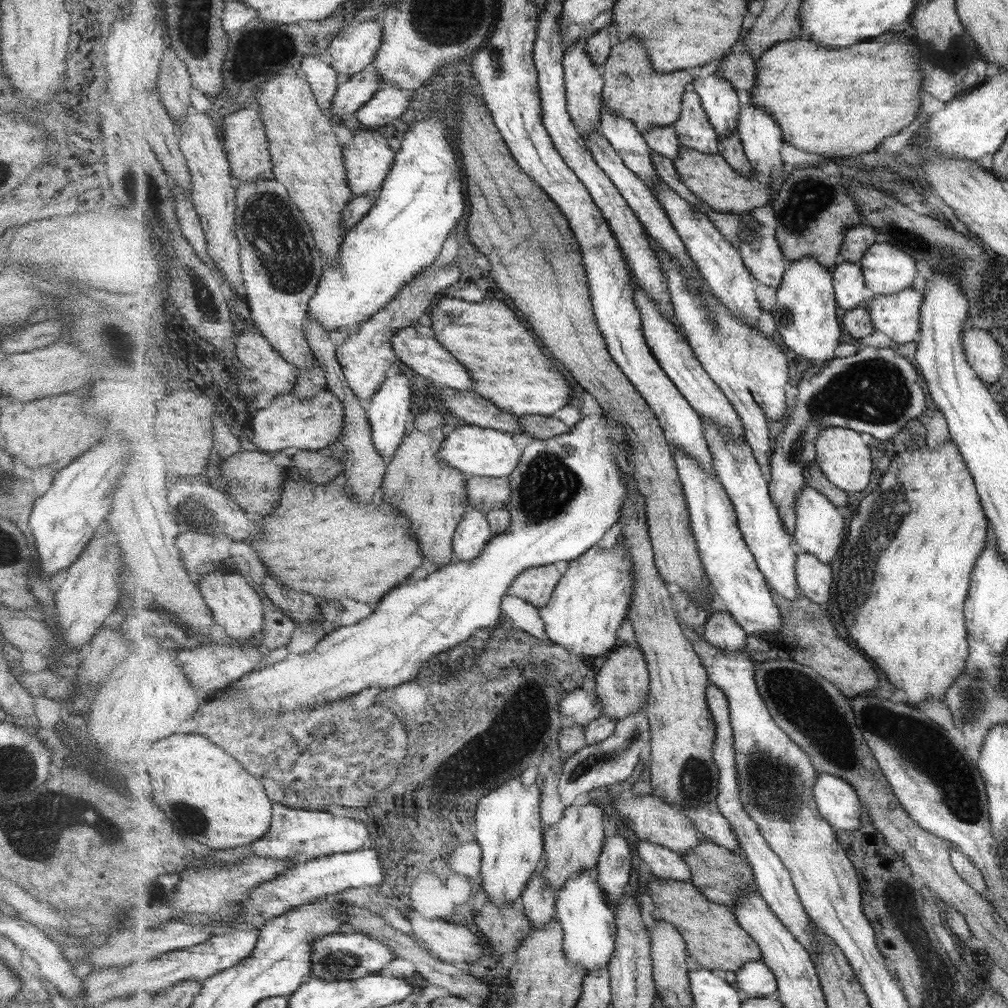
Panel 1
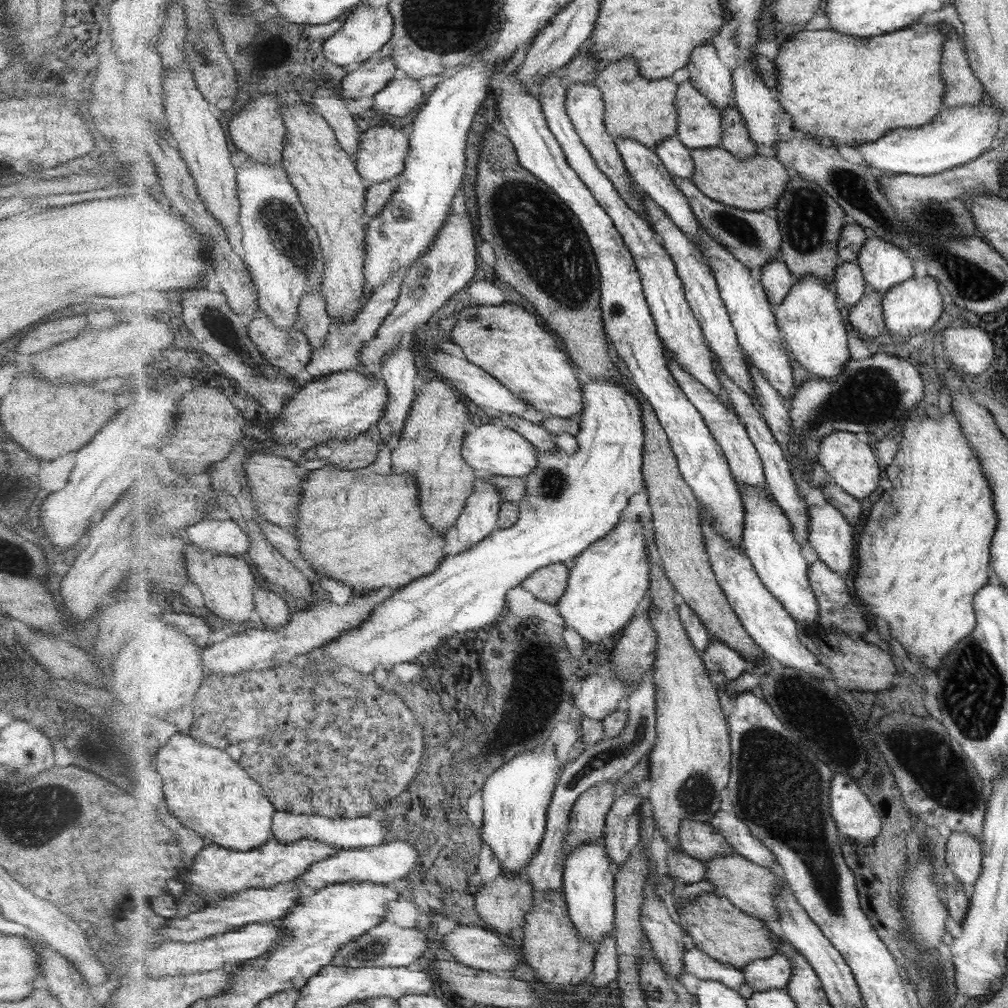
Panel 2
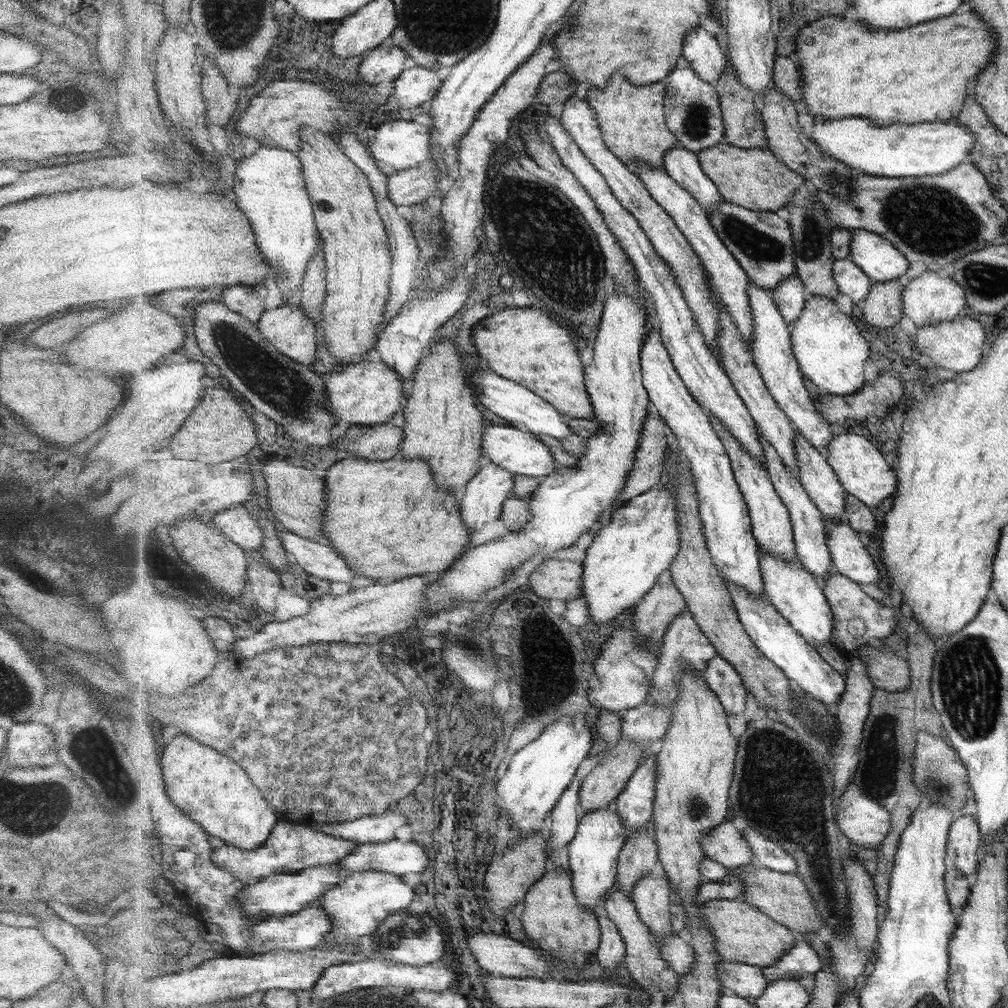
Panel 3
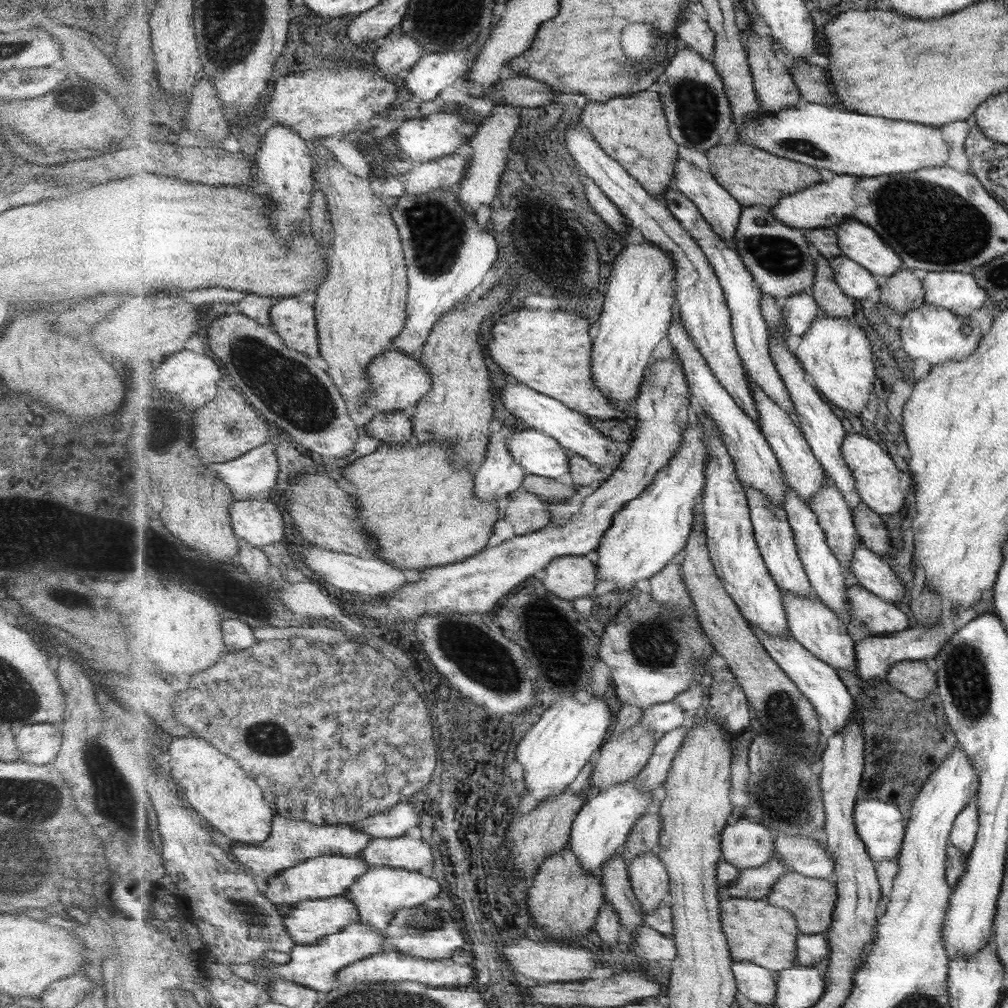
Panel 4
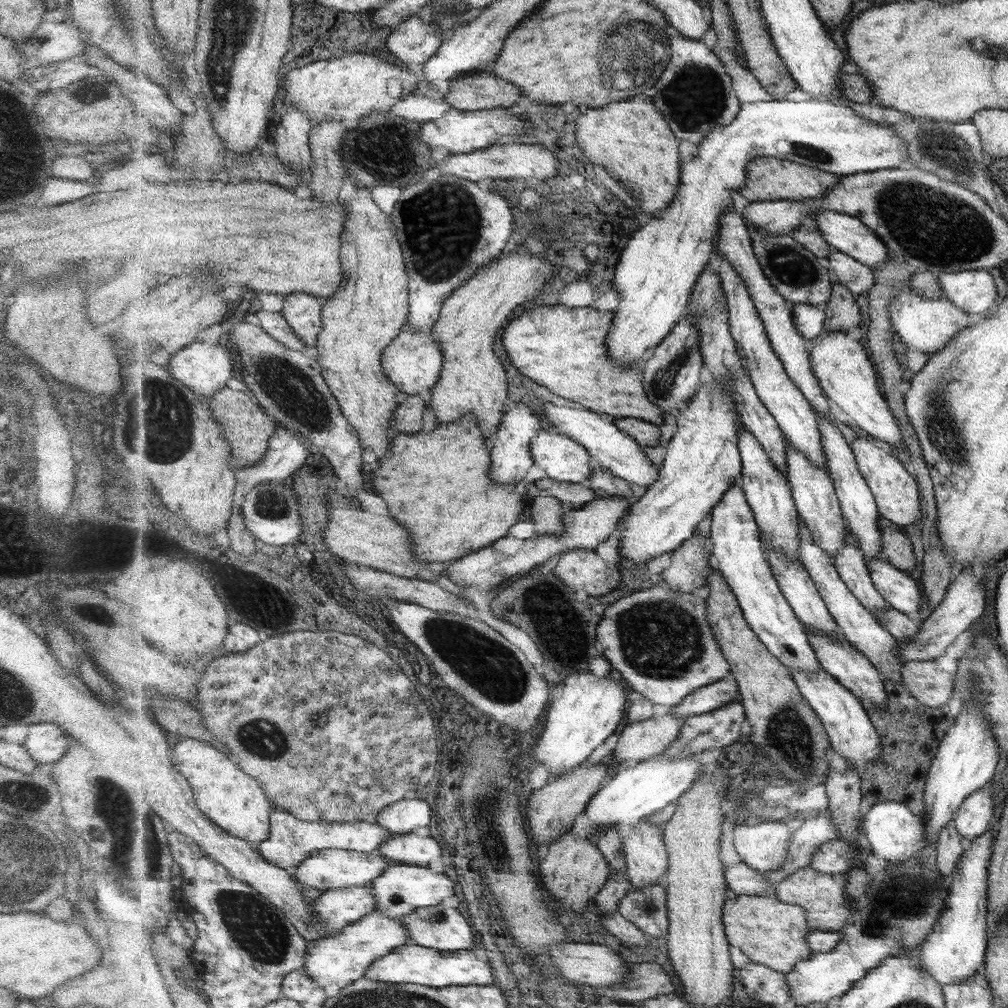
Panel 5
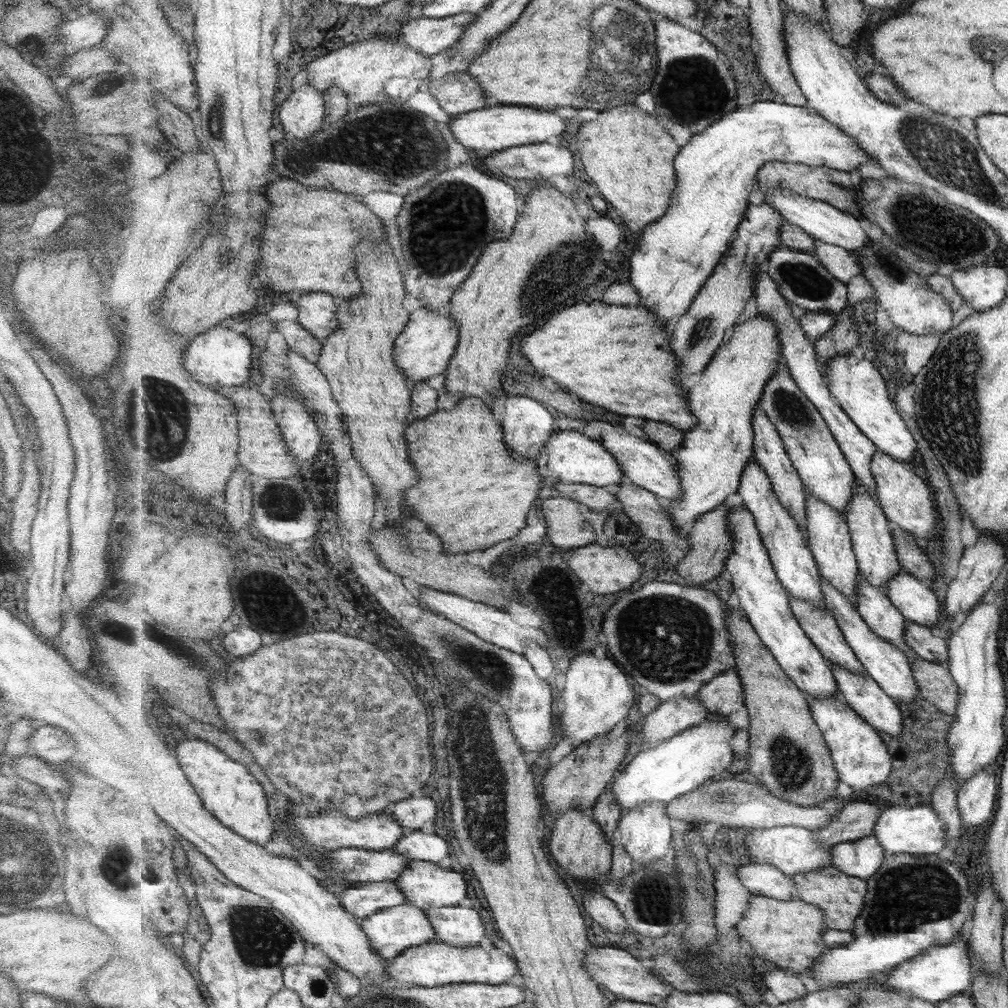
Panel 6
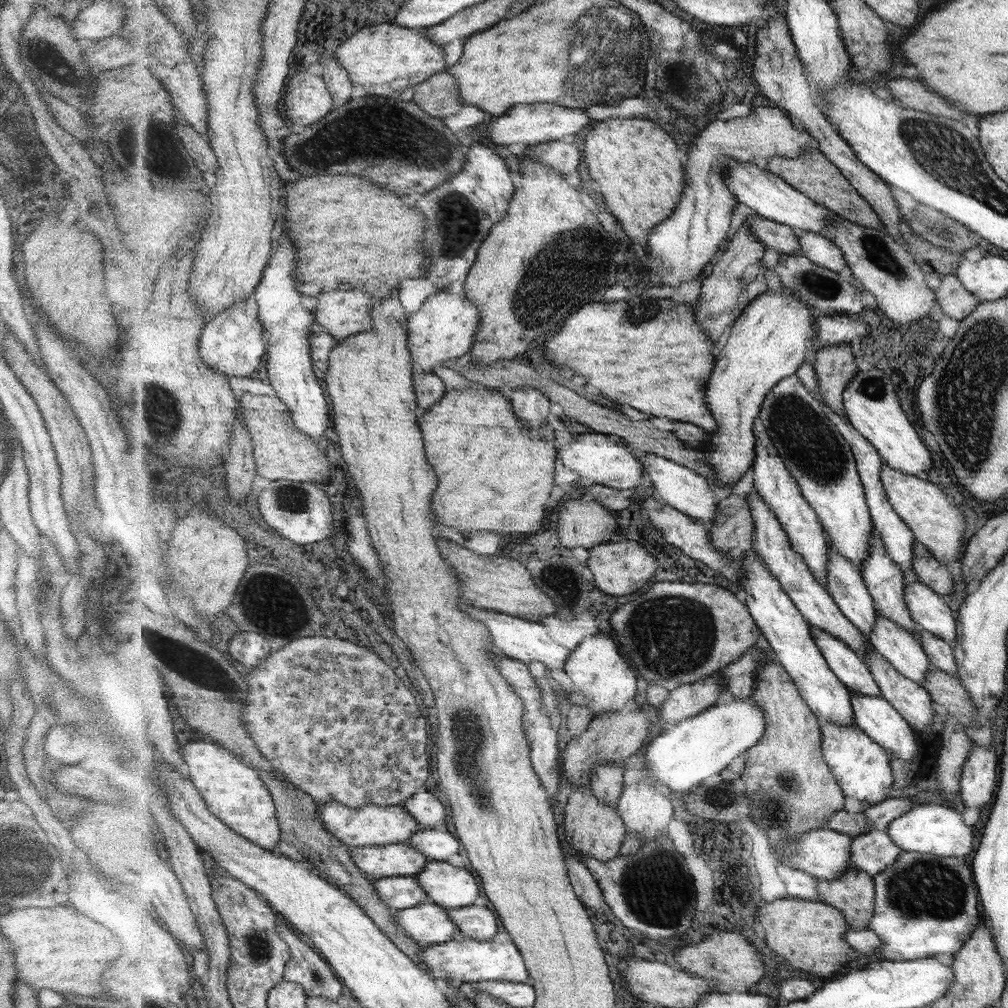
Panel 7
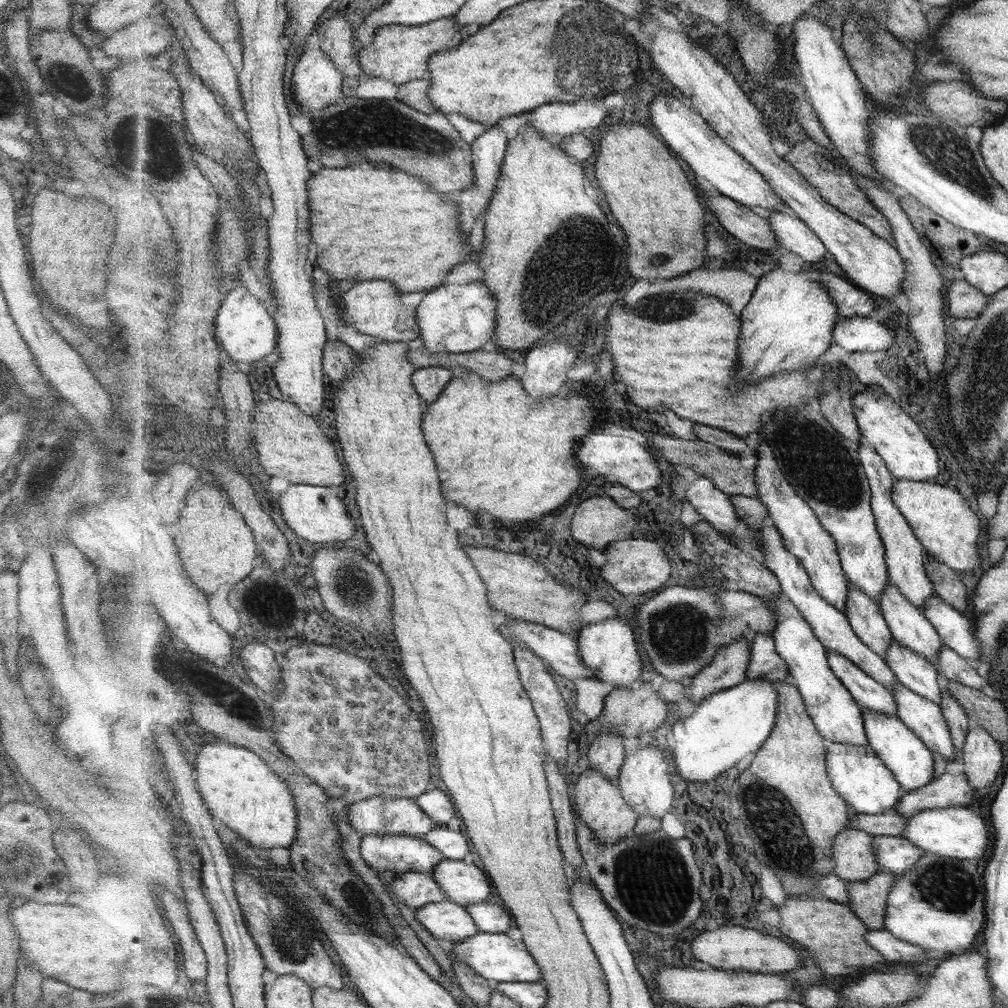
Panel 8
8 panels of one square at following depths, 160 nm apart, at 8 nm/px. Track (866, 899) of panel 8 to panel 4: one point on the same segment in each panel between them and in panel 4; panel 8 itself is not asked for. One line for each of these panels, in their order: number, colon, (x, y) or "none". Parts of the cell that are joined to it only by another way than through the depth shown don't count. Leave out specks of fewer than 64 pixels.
4: (812, 901)
5: (824, 895)
6: (841, 896)
7: (854, 893)

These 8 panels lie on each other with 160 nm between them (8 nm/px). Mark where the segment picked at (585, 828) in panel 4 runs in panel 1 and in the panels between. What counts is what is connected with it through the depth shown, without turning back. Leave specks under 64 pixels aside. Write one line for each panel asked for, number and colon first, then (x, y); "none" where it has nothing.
1: (588, 919)
2: (589, 883)
3: (593, 854)

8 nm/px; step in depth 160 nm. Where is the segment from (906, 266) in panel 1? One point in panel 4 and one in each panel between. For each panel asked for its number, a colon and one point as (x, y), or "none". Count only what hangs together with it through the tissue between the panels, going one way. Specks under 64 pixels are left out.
2: (885, 266)
3: (879, 258)
4: (858, 241)

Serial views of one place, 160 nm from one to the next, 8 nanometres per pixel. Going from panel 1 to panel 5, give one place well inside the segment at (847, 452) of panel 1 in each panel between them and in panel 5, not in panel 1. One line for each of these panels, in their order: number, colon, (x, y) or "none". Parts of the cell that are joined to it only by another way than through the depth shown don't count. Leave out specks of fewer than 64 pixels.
2: (852, 464)
3: (862, 469)
4: (878, 480)
5: (897, 493)

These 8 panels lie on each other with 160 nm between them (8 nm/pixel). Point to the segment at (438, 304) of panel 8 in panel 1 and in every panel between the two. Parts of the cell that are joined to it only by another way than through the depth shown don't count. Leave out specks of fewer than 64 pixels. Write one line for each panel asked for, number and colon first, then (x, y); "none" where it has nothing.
1: (314, 423)
2: (347, 403)
3: (366, 393)
4: (399, 381)
5: (413, 362)
6: (424, 348)
7: (444, 328)

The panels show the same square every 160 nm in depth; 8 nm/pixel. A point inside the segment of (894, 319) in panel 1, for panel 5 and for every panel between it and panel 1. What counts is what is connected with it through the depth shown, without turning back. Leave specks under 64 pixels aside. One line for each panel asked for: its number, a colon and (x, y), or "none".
2: (912, 307)
3: (929, 298)
4: (955, 291)
5: (973, 291)

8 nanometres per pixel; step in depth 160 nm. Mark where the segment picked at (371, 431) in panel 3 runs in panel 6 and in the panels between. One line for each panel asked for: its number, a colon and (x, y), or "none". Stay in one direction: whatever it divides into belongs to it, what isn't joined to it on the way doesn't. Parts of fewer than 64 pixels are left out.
4: (423, 513)
5: (436, 483)
6: (476, 494)

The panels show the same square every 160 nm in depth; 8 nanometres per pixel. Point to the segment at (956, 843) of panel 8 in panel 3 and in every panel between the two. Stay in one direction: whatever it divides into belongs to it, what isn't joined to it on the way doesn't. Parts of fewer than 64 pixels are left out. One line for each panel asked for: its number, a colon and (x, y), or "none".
3: (866, 822)
4: (881, 825)
5: (895, 832)
6: (918, 830)
7: (936, 829)

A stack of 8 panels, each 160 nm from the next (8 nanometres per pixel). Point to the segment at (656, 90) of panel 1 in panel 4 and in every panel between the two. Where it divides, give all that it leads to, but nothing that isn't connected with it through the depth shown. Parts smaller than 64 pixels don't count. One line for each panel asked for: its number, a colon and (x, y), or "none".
2: (636, 106)
3: (633, 117)
4: (633, 130)

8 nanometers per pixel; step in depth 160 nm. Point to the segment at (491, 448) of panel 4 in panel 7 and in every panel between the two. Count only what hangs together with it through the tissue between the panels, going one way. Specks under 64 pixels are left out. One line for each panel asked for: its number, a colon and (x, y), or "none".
5: (512, 456)
6: (528, 425)
7: (532, 406)

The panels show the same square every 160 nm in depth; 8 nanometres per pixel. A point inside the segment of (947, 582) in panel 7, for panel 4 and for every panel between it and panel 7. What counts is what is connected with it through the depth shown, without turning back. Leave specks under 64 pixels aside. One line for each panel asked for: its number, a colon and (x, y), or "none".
4: (871, 527)
5: (896, 546)
6: (914, 561)

